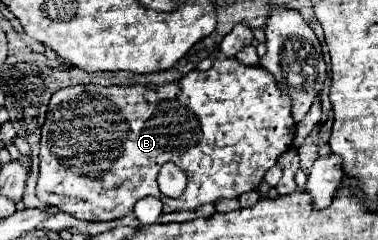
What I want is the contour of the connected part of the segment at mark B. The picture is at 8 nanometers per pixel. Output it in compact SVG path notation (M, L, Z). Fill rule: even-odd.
M223 54L215 58L209 70L193 70L181 80L163 86L69 86L53 94L41 128L37 198L79 220L123 218L145 196L159 198L163 212L193 212L207 202L233 200L255 190L265 172L291 148L293 138L291 102L277 88L273 76L261 66L243 66ZM165 162L173 162L187 174L187 188L179 198L165 196L157 186L157 174Z

